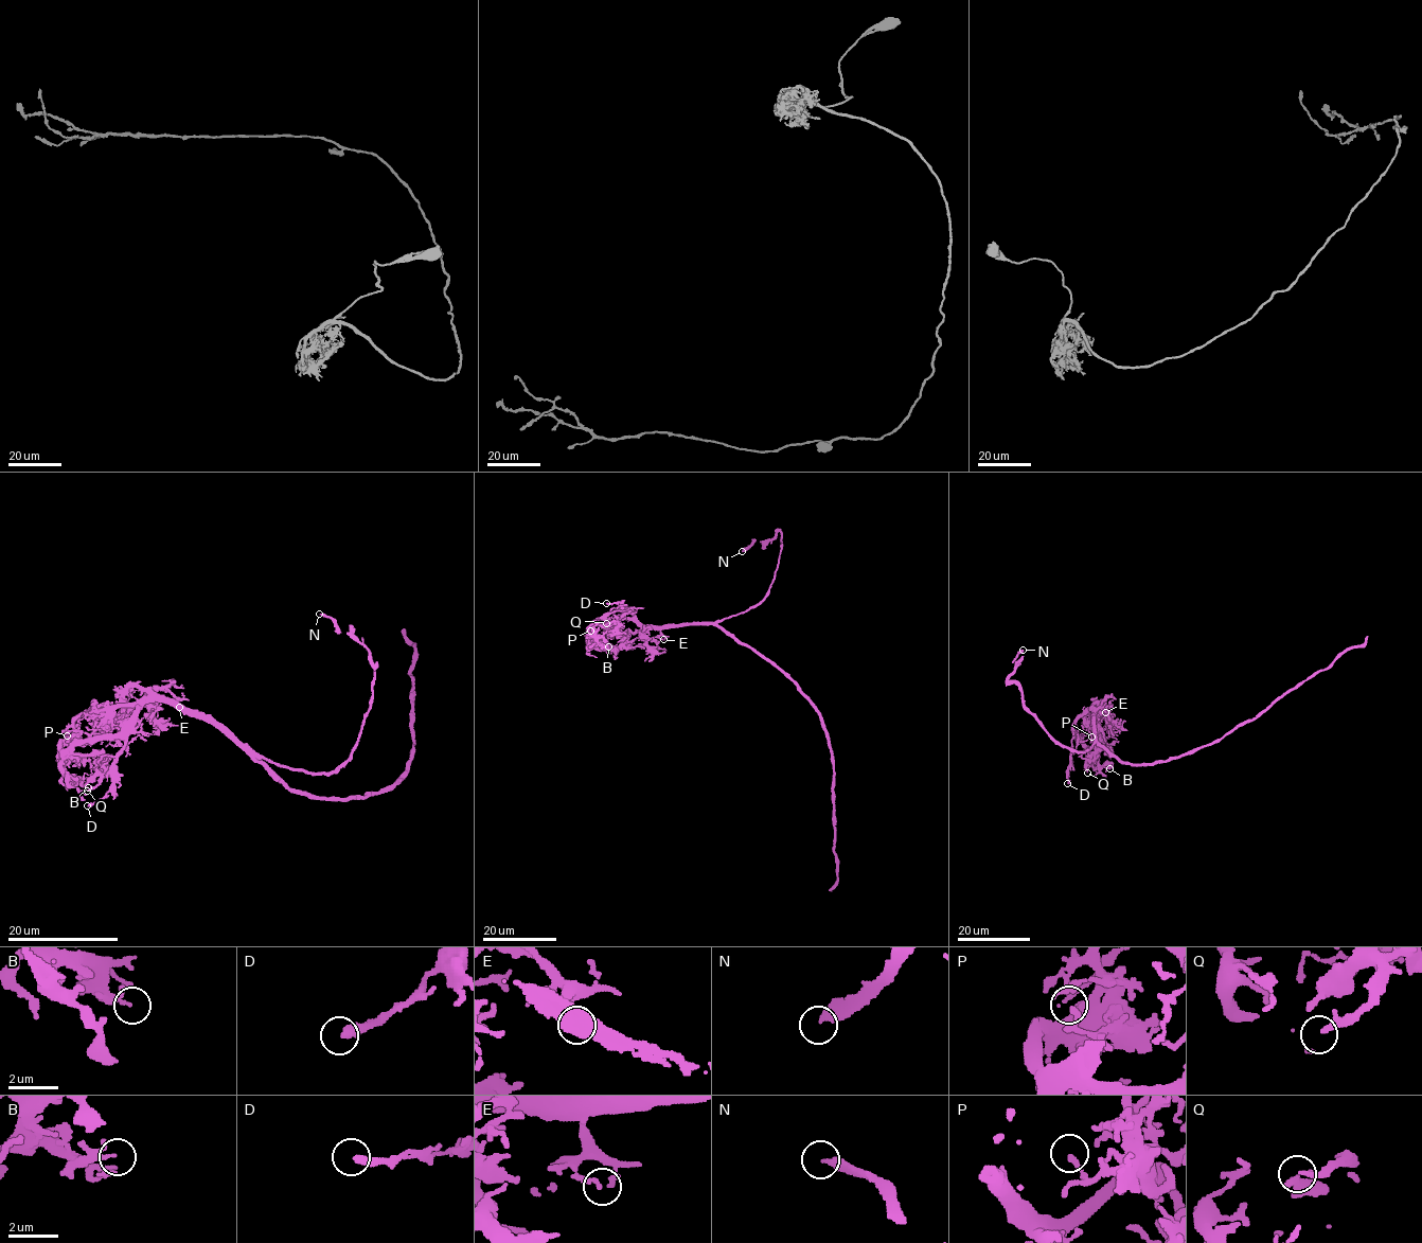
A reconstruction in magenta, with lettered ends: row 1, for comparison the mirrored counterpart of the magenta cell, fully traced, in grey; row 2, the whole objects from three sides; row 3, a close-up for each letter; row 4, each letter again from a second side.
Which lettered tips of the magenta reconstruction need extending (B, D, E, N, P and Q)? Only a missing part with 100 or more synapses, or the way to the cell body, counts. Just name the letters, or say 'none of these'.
none of these

